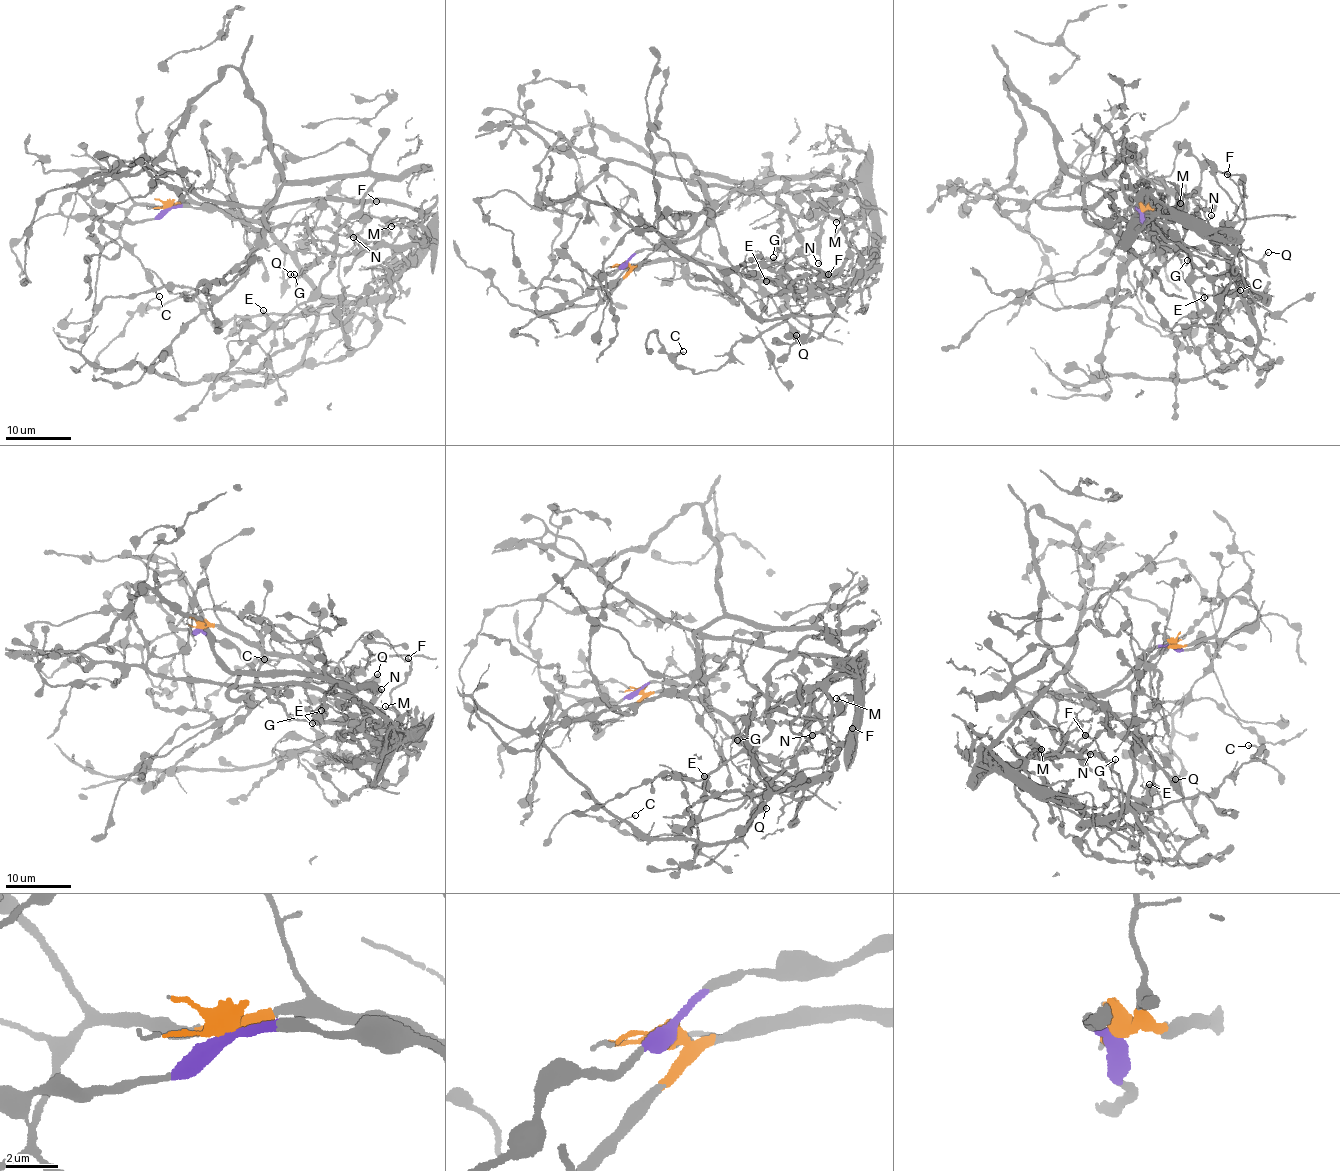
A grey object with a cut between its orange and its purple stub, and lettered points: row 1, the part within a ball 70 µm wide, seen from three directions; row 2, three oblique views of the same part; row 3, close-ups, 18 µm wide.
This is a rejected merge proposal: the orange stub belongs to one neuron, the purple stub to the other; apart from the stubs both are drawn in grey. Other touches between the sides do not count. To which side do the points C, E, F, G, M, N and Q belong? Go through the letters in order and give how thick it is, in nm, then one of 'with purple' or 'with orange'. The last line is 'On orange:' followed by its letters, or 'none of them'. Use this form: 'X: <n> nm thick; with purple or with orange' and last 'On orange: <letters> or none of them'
C: 160 nm thick; with orange
E: 120 nm thick; with orange
F: 150 nm thick; with orange
G: 130 nm thick; with purple
M: 100 nm thick; with purple
N: 240 nm thick; with purple
Q: 140 nm thick; with orange
On orange: C, E, F, Q

